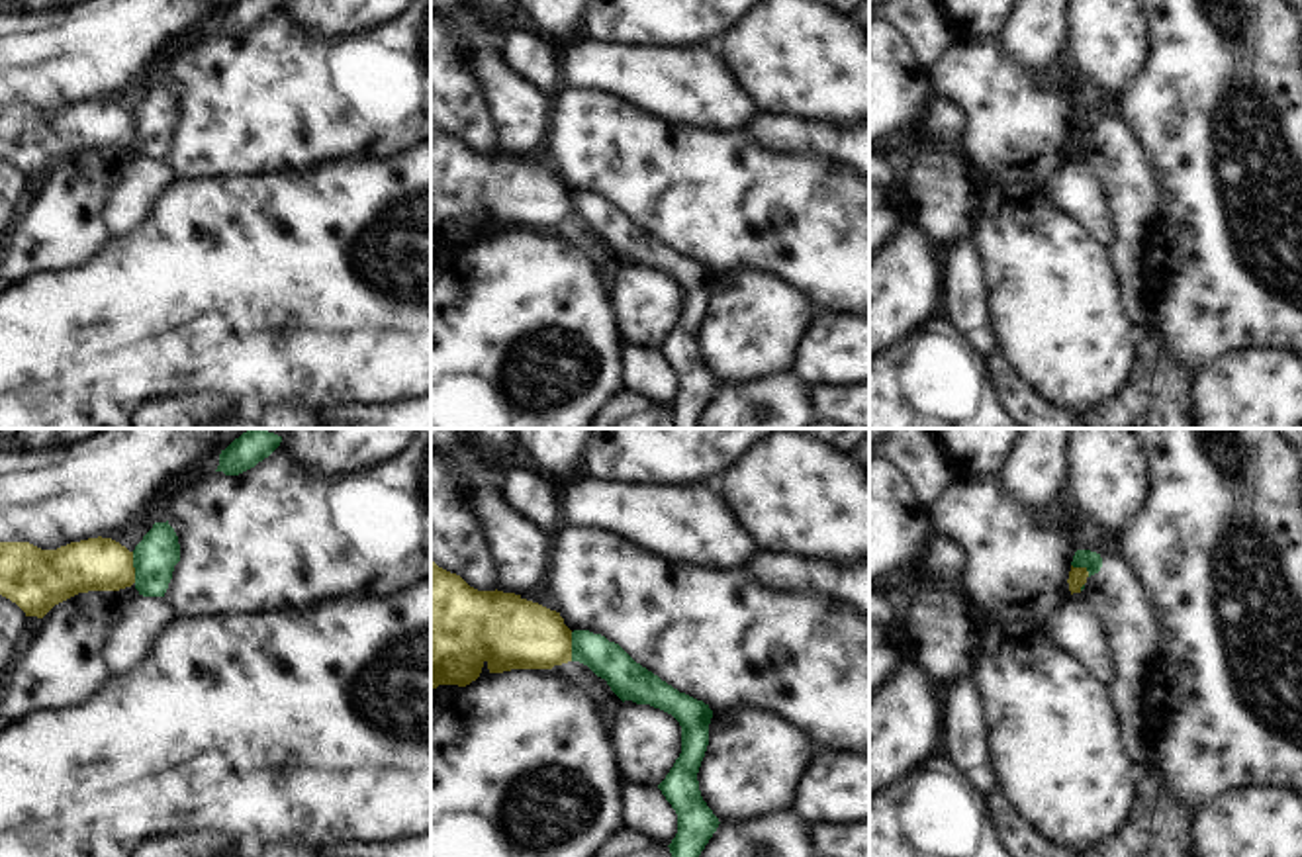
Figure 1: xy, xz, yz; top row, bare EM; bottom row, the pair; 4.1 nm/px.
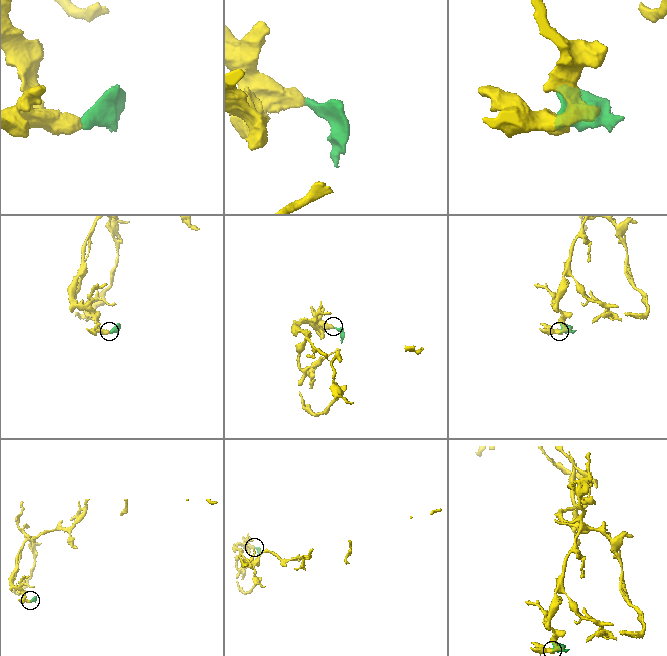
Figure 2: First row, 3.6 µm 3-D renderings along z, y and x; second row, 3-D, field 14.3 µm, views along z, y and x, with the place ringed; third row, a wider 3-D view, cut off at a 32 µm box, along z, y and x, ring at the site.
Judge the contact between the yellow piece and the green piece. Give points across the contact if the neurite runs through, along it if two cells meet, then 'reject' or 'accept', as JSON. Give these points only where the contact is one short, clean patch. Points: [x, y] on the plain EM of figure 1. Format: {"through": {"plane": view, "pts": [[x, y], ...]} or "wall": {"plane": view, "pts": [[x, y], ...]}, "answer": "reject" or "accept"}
{"wall": {"plane": "xy", "pts": [[132, 114], [136, 143]]}, "answer": "reject"}

